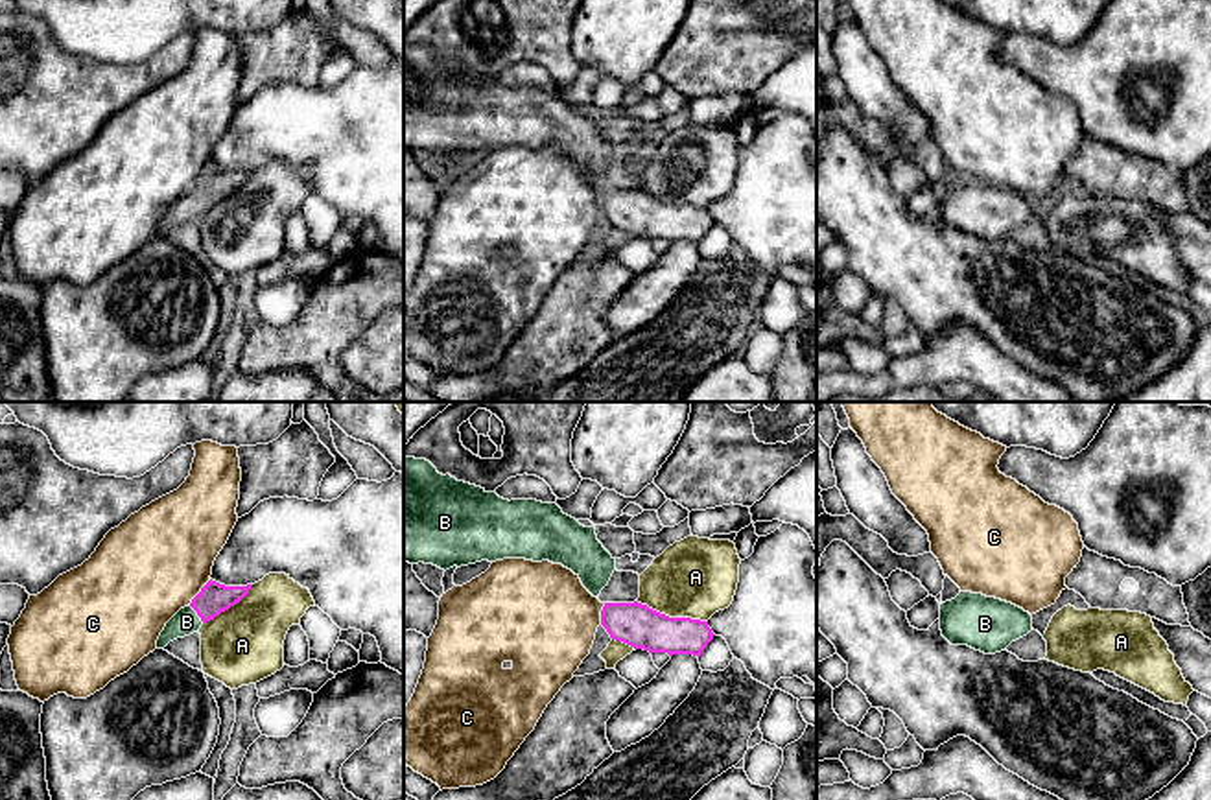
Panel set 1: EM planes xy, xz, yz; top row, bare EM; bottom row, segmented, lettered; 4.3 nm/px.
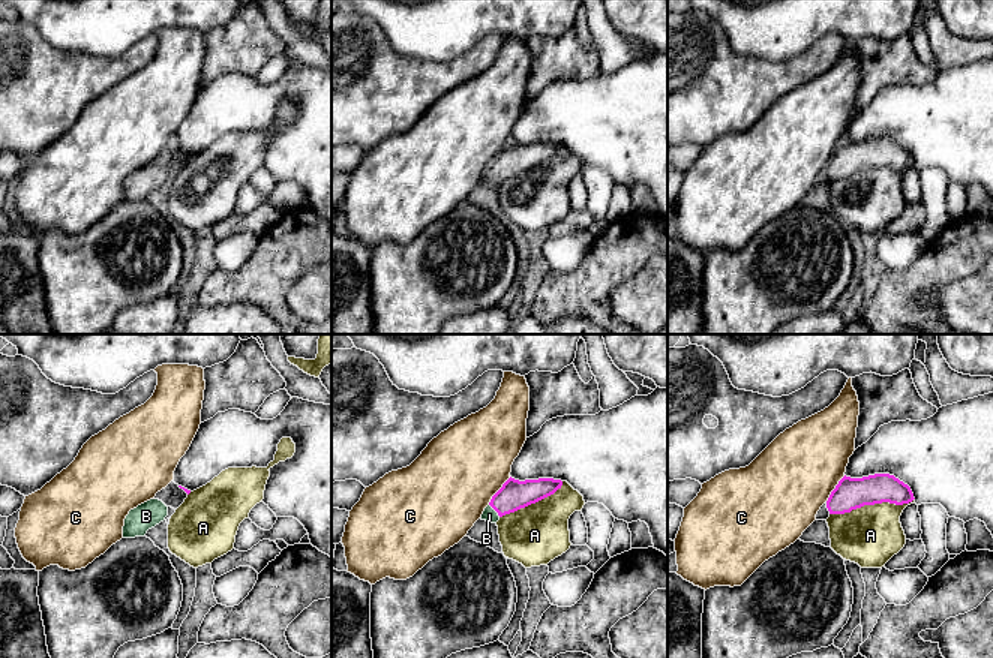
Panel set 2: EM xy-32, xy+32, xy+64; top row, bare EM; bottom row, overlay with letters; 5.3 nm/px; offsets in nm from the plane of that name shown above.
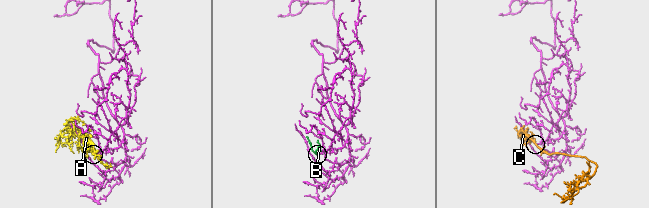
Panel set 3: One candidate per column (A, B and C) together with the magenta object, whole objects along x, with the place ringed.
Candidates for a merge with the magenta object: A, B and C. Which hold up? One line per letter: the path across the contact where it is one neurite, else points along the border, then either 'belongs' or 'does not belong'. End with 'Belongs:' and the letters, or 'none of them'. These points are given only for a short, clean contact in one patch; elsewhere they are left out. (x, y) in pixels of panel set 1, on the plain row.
A: does not belong
B: across xy (212, 187), (198, 201), (187, 209) | belongs
C: along xy (211, 166), (188, 190) | does not belong
Belongs: B

